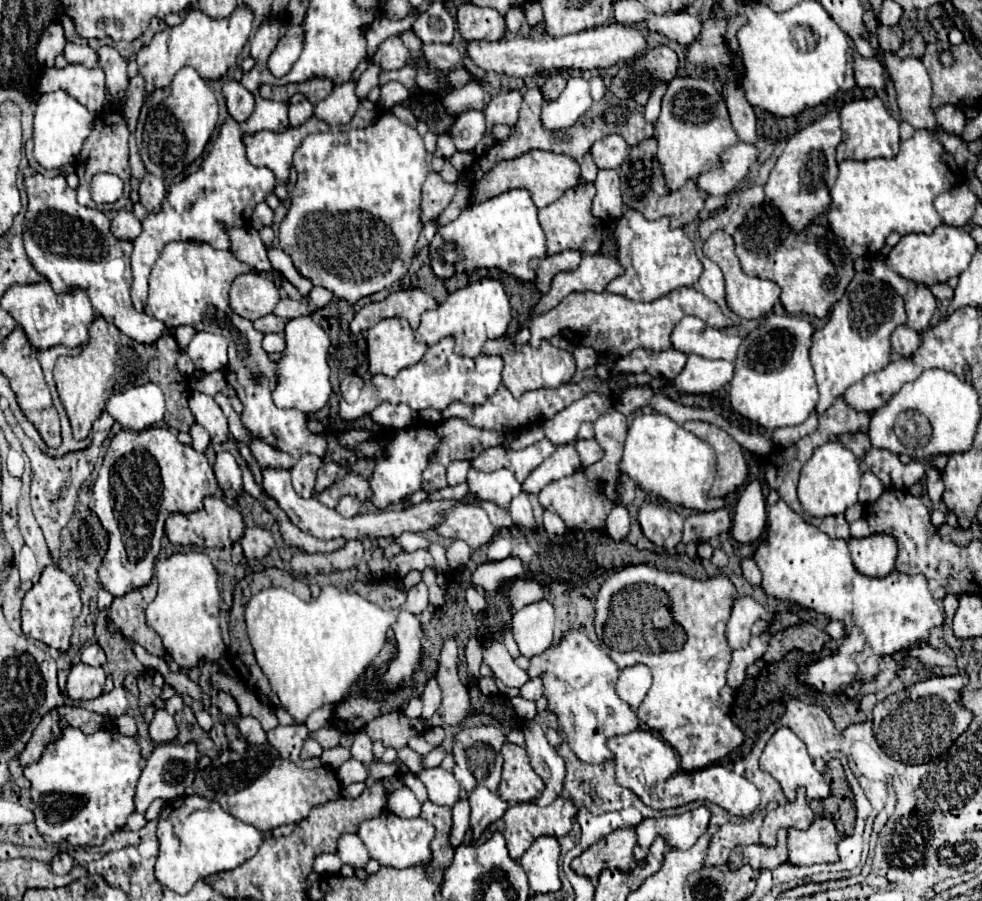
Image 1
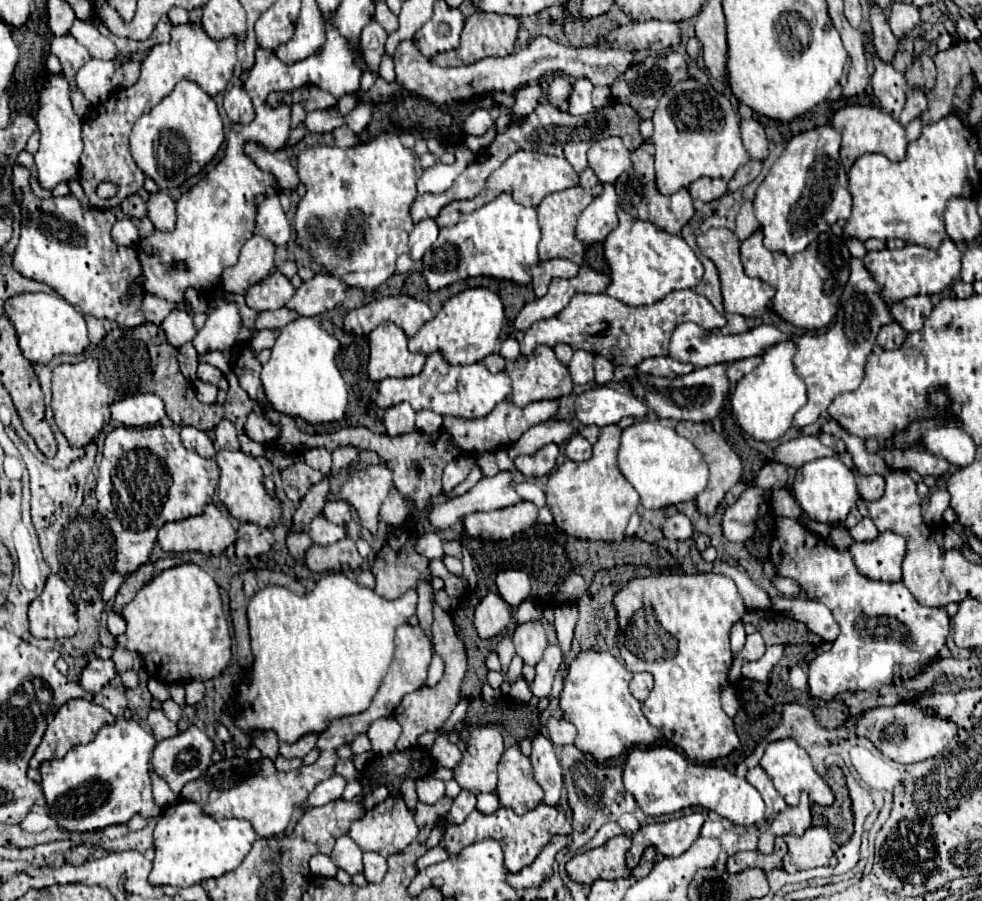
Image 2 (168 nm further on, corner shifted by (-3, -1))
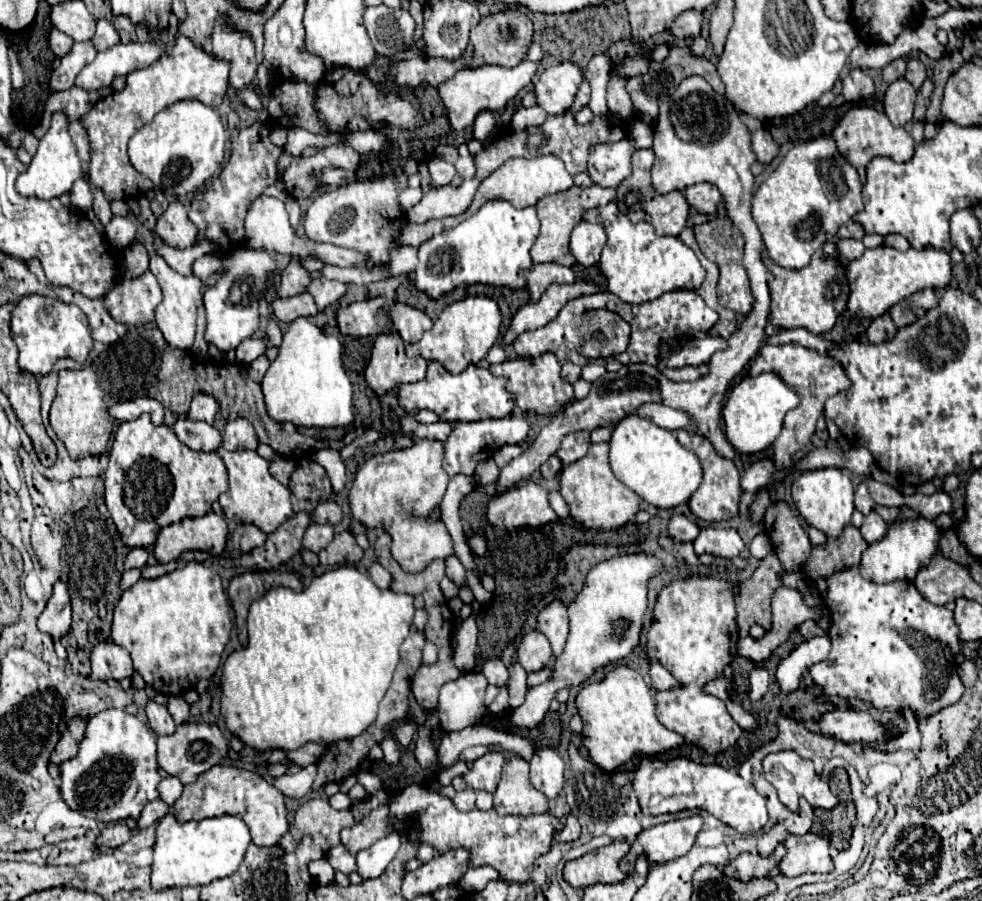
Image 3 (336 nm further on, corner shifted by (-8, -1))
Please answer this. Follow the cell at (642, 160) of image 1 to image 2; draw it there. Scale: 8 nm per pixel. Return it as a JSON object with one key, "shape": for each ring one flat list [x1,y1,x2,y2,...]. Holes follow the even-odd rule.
{"shape":[[643,143,639,149,635,149,631,153,631,167,615,183,617,197,619,197,619,207,629,215,635,213,635,217,641,219,641,221,653,223,657,229,663,229,667,233,679,233,683,229,683,225,695,213,693,201,691,201,689,191,681,191,681,195,671,195,671,197,665,197,657,191,655,171,653,171,653,153,655,153,655,147,651,143]]}

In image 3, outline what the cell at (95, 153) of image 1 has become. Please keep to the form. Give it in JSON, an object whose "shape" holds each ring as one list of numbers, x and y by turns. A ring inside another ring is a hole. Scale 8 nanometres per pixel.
{"shape":[[178,35,174,47,156,63,146,69,132,71,126,77,126,87,122,91,112,93,92,105,92,109,80,121,90,137,90,181,104,191,108,201,140,197,154,189,154,183,138,173,128,161,126,145,136,129,148,123,160,109,180,99,198,99,206,105,218,107,228,91,228,73,228,61,212,57,202,47,194,45,188,37]]}

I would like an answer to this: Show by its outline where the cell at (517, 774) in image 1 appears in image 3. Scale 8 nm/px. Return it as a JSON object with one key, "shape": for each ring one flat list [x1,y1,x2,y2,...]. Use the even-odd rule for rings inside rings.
{"shape":[[512,757,502,769,502,781,494,793,494,809,504,815,536,815,548,811,548,799,530,783,530,765]]}

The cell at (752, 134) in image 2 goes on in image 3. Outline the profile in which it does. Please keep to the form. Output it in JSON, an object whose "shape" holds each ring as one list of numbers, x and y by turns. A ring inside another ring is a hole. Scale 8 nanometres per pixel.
{"shape":[[758,129,752,133,752,151,760,163,768,165,778,155,778,145,774,143,770,131]]}

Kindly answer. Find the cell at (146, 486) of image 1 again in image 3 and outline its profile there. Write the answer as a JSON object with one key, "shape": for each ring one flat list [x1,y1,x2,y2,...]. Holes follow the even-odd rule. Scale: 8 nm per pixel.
{"shape":[[140,417,130,423,122,423,114,435,110,449,110,463,104,473,106,483,106,507,126,547,148,549,154,545,162,525,176,523,184,517,204,517,212,503,228,489,228,469,218,453,198,453,178,441,176,433,168,425,152,425,150,417]]}

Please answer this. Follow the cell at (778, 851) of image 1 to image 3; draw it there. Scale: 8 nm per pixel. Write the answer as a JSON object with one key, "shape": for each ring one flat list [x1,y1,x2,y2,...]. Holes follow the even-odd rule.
{"shape":[[778,845,774,849,774,853,770,857,764,857,764,859,758,853,742,853,734,861,730,861,730,865,726,865,724,875,734,877,738,881,750,881,754,877,766,877,774,867,778,867,778,863,782,861,784,855,786,855,784,845]]}

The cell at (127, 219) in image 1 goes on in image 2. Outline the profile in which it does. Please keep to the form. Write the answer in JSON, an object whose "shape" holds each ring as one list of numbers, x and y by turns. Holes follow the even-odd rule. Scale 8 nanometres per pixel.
{"shape":[[121,219,113,225,113,241,117,245,125,245,125,247,135,247,139,243,139,231,137,227,133,225,131,219]]}

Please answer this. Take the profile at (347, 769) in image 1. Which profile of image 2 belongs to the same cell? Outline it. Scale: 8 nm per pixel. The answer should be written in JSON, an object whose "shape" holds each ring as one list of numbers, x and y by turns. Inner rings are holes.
{"shape":[[333,775,333,777,329,777,327,781,321,781,321,783,315,787,315,791,309,795,309,799,307,799,309,807,325,805,325,803,329,803,329,801,339,799,341,793,343,793,343,789,345,789,345,785,347,785,347,781,345,781,345,777,341,777,341,775]]}

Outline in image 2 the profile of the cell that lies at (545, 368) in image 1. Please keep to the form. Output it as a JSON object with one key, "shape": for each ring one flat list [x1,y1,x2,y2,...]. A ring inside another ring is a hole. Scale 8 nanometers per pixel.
{"shape":[[539,345,533,355,525,357,517,357,515,361,505,361,501,355,489,355,483,359,483,365,491,371,491,373,497,373,497,371,507,371,509,377,511,377,511,387,513,387,513,393,511,393,511,401,517,405,517,407,525,407,533,401,543,401,543,399,559,399,563,395,569,395,571,389,573,389,573,381,571,381,571,375,569,375,569,369,557,361,553,349,545,347,545,345]]}

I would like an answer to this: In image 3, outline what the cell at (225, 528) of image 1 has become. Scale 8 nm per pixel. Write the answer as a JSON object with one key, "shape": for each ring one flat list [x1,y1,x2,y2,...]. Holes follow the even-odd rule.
{"shape":[[210,511,200,519,182,519,180,523,162,527,158,533,158,547,154,545,154,555,160,563,174,561,184,551,208,551,212,555,220,555,226,547,226,539,228,539,228,525,226,525,224,517]]}

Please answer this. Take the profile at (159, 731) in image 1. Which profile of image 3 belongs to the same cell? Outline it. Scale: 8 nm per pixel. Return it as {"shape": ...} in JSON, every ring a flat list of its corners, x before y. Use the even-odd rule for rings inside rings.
{"shape":[[148,701,146,715,148,715,148,725,154,729,156,735,172,735,174,733,174,729,176,729,174,719,164,705]]}

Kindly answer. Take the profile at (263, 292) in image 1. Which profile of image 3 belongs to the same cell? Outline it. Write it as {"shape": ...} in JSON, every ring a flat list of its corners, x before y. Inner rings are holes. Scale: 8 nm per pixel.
{"shape":[[292,261,284,271,282,271,282,279,280,285,276,289,276,297,278,299,286,299,286,297,294,297,298,293,304,293,306,287,310,285,310,277,304,271,304,267,300,265,300,261]]}

